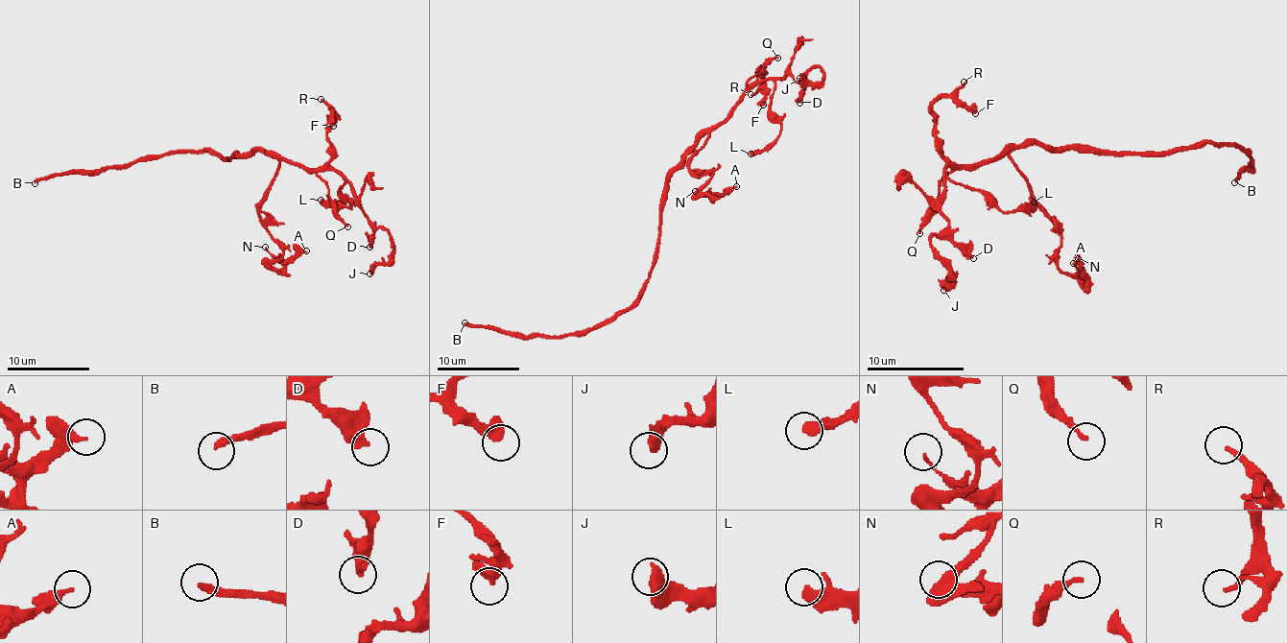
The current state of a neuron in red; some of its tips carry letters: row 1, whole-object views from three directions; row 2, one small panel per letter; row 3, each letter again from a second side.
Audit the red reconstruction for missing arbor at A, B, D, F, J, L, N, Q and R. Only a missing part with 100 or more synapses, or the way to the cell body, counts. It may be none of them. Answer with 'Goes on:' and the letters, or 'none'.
Goes on: B

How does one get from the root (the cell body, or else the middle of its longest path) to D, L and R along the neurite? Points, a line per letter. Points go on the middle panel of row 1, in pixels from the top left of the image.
D: (662, 191), (666, 175), (680, 157), (758, 82), (781, 80), (785, 76), (801, 82), (803, 96), (799, 103)
L: (662, 191), (666, 175), (680, 157), (758, 82), (771, 80), (774, 83), (771, 115), (781, 133), (750, 154)
R: (662, 191), (666, 175), (727, 115), (740, 96), (760, 76), (756, 69), (758, 67), (760, 86), (750, 94)

